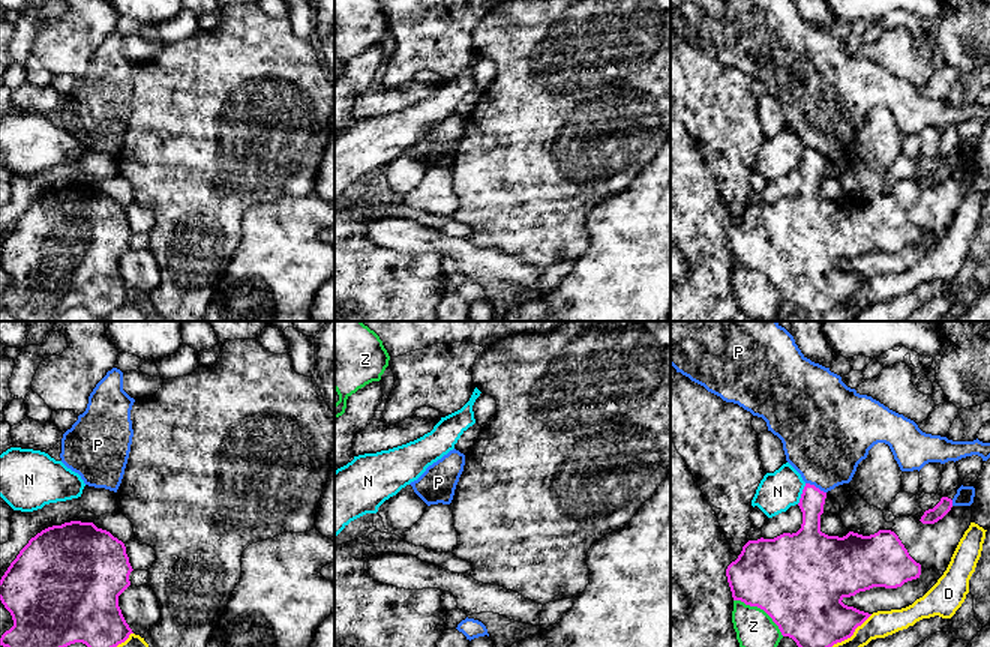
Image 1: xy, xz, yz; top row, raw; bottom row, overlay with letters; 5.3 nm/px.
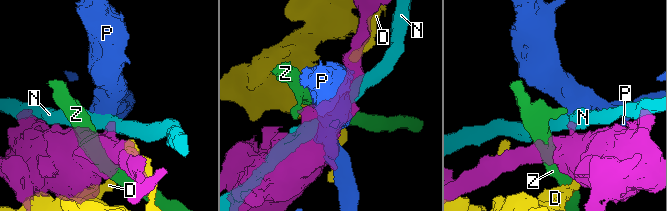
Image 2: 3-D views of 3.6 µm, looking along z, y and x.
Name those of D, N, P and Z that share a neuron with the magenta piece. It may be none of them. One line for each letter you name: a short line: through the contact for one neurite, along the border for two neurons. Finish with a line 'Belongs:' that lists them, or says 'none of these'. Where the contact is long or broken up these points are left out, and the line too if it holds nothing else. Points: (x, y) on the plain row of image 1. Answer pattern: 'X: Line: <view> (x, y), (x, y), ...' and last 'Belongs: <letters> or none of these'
Belongs: none of these

